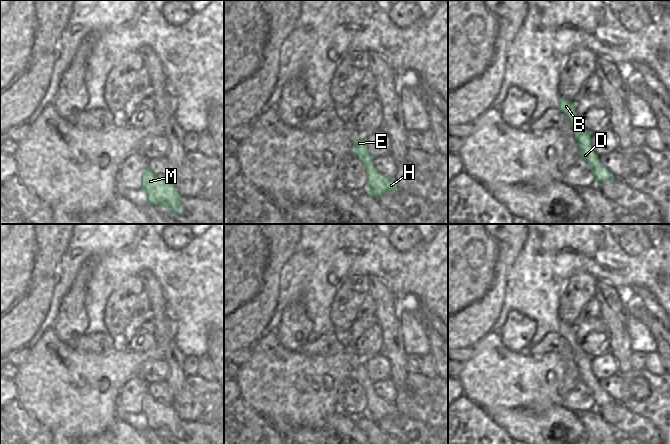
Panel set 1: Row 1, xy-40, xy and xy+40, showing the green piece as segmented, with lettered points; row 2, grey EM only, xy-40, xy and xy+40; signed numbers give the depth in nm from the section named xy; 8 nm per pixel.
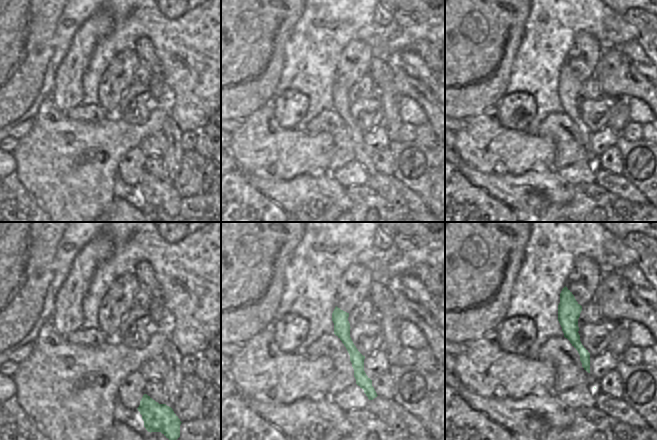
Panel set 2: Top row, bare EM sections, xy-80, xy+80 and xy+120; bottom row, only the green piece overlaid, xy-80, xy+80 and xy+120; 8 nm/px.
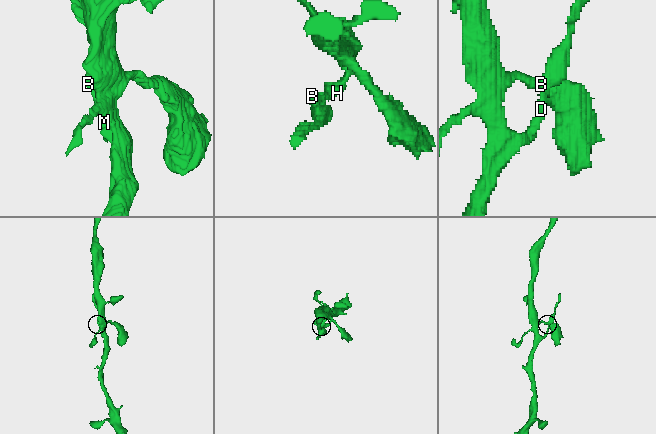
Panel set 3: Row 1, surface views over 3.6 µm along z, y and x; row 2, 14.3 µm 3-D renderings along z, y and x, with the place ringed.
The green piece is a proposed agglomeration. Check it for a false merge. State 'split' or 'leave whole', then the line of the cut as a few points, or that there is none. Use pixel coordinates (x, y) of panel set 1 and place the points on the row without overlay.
split | xy+40 (598, 385), (592, 394)

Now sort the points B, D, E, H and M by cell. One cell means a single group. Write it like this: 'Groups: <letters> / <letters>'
Groups: B D E / H M

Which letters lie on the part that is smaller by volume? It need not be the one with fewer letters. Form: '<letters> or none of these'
B, D, E

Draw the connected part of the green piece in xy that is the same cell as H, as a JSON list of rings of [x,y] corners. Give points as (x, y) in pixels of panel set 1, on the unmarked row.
[[[373,390],[367,397],[367,413],[369,418],[374,422],[378,422],[386,416],[398,415],[397,407],[382,398],[380,398]]]

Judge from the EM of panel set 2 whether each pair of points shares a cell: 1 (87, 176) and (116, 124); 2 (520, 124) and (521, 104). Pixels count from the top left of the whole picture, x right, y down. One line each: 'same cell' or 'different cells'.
1: same cell
2: same cell

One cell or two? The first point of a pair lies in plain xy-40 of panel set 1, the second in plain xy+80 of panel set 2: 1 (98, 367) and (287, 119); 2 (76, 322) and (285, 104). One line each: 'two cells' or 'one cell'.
1: two cells
2: one cell

